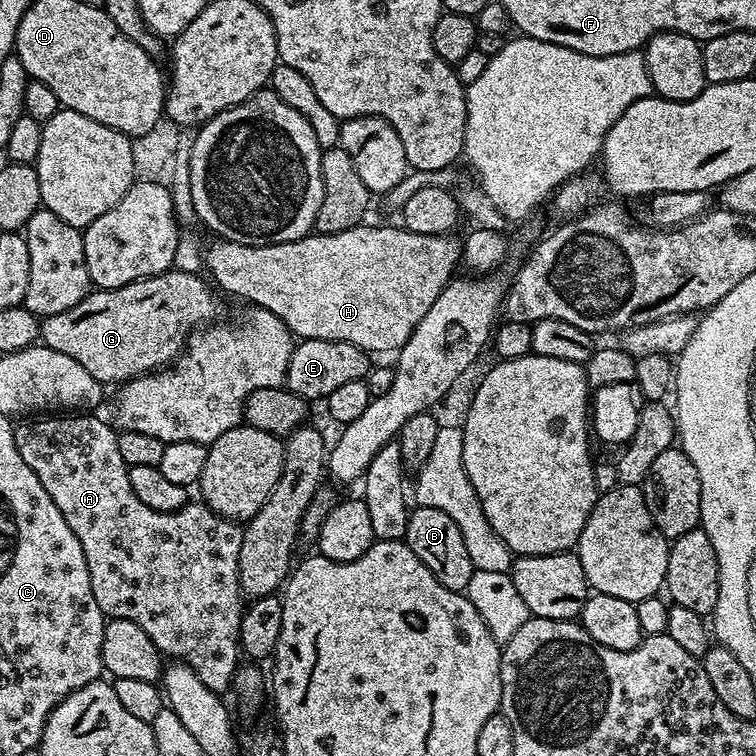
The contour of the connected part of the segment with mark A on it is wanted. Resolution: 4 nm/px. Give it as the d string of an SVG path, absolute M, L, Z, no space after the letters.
M48 414L43 418L32 418L27 422L17 423L14 442L18 446L18 454L22 454L22 462L26 462L26 466L30 466L30 470L34 470L34 474L38 474L38 482L42 482L42 486L46 486L46 494L50 494L50 498L54 498L54 506L58 506L58 510L62 510L62 518L66 518L66 526L70 526L70 530L74 530L78 542L82 542L82 554L86 554L86 566L90 570L92 600L98 602L105 617L114 620L126 618L138 626L142 626L142 630L146 630L146 634L150 634L154 646L161 654L165 657L172 656L168 658L190 666L194 670L194 674L198 674L198 678L202 678L202 683L211 692L224 694L225 691L227 693L231 689L232 679L242 660L240 650L242 593L240 591L238 554L242 550L244 529L237 521L218 515L214 509L209 508L203 502L186 503L177 512L150 510L150 506L146 506L146 502L140 501L138 494L134 494L134 490L130 486L129 467L122 462L122 454L118 454L117 429L109 421L108 425L106 421L88 415L92 414Z

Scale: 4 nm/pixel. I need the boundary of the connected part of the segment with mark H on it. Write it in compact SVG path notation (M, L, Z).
M361 222L355 228L342 230L338 234L309 234L300 240L282 242L281 244L239 244L233 240L216 238L213 239L214 242L208 249L207 247L203 249L202 264L204 268L208 267L209 273L207 272L207 275L217 289L220 287L222 291L229 292L232 296L241 296L242 299L249 300L247 302L249 305L270 310L270 314L282 318L282 322L291 330L293 337L300 340L350 342L369 354L375 354L375 352L395 353L408 341L410 334L414 334L418 322L422 322L422 318L426 318L426 310L430 310L430 306L434 306L434 298L438 298L438 294L442 294L442 290L448 285L449 280L457 275L456 263L458 266L462 260L462 244L459 239L456 241L454 237L455 235L452 234L442 236L438 234L414 234L409 228L403 226L371 228L368 222Z

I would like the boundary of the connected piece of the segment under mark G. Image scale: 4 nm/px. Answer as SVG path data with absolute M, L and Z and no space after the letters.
M177 270L121 288L92 290L78 306L43 317L39 321L39 339L43 347L74 358L101 385L116 386L135 376L169 367L185 351L193 331L213 319L216 300L211 291L203 275Z

